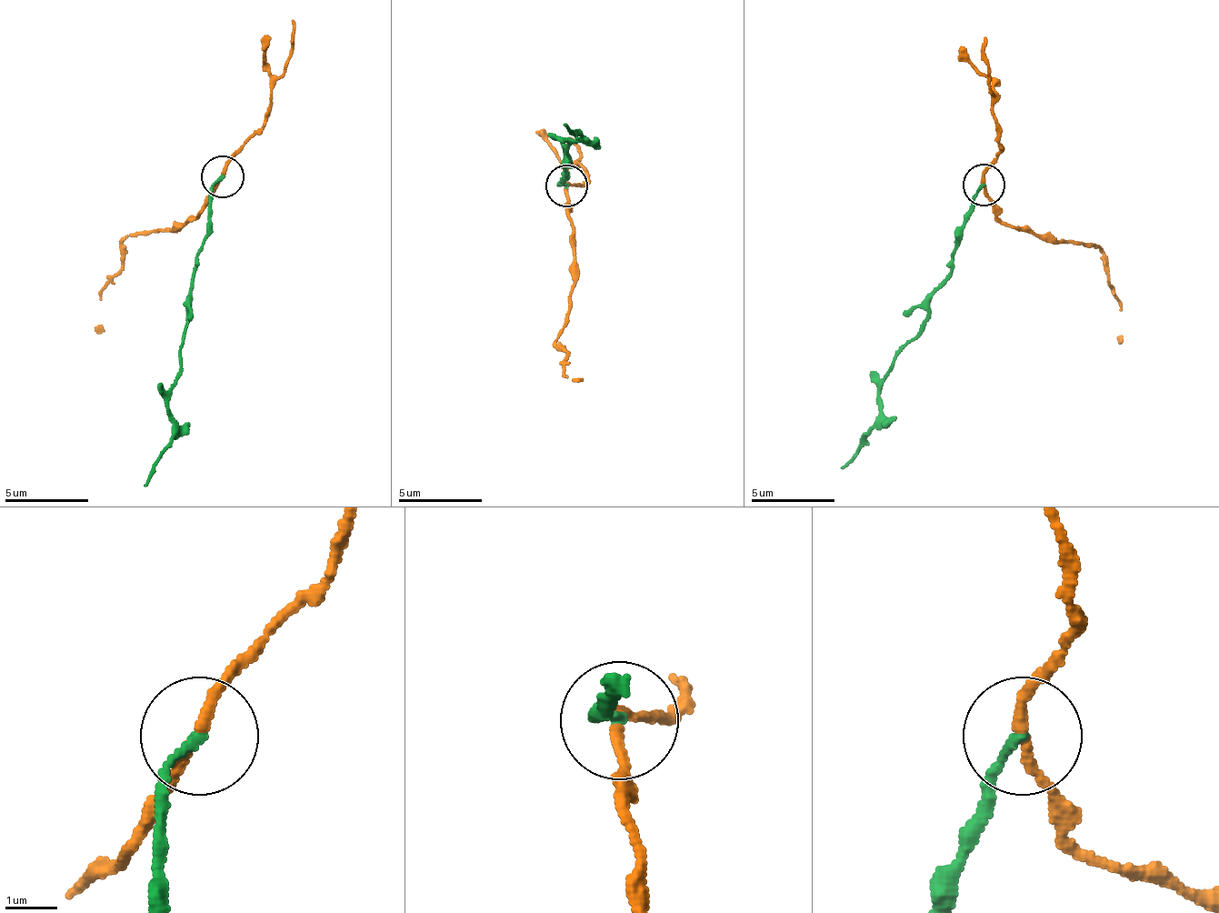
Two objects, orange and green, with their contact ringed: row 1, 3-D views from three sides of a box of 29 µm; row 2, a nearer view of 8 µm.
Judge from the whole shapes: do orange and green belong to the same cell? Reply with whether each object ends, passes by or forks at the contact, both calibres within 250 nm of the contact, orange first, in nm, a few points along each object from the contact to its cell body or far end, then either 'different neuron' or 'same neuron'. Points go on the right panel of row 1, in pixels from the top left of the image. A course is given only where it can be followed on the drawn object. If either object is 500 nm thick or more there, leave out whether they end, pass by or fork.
orange passes by | green ends | 180/170 nm | orange via (984, 185), (1003, 221), (1059, 243), (1080, 241), (1102, 253), (1107, 283), (1120, 305), (1118, 342) | green via (984, 185), (972, 197), (950, 278), (928, 298), (923, 331), (882, 380), (876, 426), (842, 468) | different neuron

